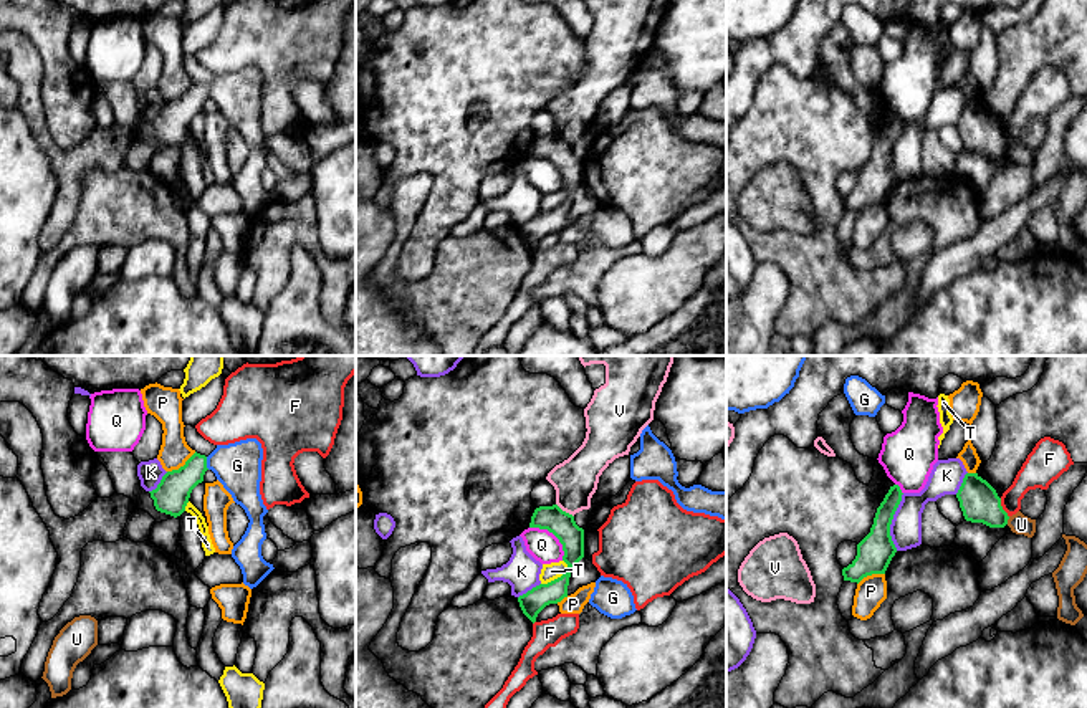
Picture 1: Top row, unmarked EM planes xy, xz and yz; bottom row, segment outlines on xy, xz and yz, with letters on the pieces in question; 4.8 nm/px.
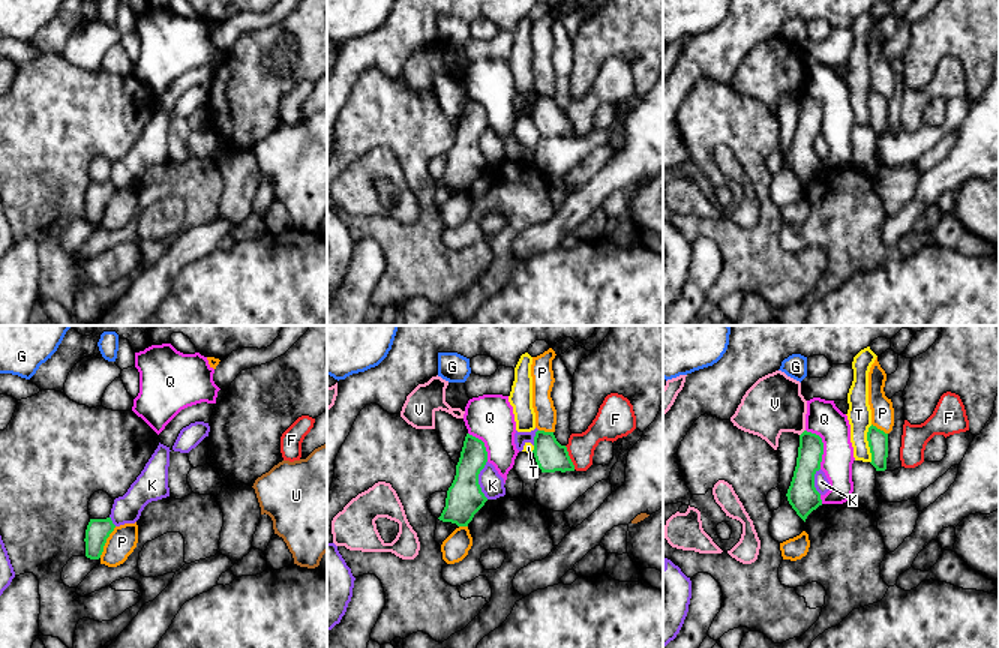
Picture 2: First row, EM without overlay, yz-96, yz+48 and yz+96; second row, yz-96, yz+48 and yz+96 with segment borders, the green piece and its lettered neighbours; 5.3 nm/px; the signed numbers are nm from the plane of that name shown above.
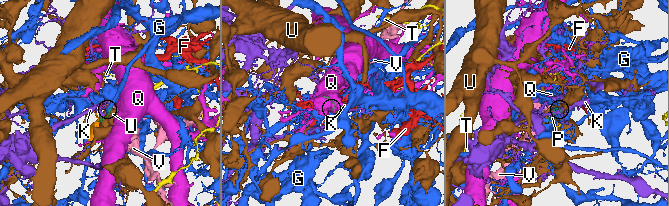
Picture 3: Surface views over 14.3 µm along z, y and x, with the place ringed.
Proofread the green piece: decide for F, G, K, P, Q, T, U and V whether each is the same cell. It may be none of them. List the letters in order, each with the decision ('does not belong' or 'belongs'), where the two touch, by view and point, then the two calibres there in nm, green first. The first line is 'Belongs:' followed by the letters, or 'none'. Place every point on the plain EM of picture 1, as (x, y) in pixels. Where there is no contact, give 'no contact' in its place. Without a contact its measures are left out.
Belongs: G
F: does not belong; meets green in yz at (1001, 138); 190 nm thick on the green side, 160 nm on the other
G: belongs; meets green in xy at (205, 93); 170 nm thick on the green side, 220 nm on the other
K: does not belong; meets green in yz at (890, 151); 180 nm thick on the green side, 160 nm on the other
P: does not belong; meets green in xy at (181, 96); 170 nm thick on the green side, 150 nm on the other
Q: does not belong; meets green in xz at (555, 164); 120 nm thick on the green side, 150 nm on the other
T: does not belong; meets green in xz at (558, 207); 120 nm thick on the green side, 80 nm on the other
U: does not belong; meets green in yz at (1008, 148); 190 nm thick on the green side, 100 nm on the other
V: does not belong; meets green in xz at (565, 141); 120 nm thick on the green side, 220 nm on the other

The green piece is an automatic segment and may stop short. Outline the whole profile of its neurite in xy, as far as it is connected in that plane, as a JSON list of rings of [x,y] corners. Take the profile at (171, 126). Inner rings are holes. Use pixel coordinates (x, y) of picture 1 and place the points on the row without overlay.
[[[256,68],[217,74],[208,86],[195,81],[184,96],[167,101],[157,117],[149,121],[157,141],[177,147],[185,141],[192,119],[204,111],[205,101],[212,99],[250,149],[245,164],[232,179],[243,213],[250,218],[275,199],[261,185],[266,169],[263,146],[268,142],[260,124],[261,89],[263,78]]]

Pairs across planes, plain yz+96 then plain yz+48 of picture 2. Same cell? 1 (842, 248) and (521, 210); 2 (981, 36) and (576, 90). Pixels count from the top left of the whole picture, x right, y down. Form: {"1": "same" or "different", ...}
{"1": "same", "2": "same"}

